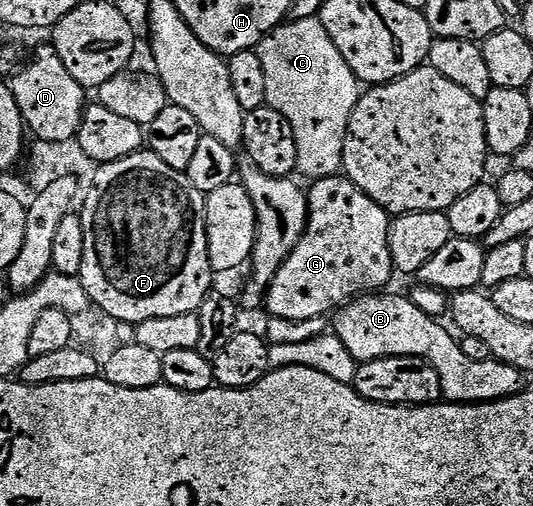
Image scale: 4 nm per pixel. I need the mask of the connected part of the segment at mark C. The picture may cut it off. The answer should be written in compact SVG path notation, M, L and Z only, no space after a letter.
M319 17L292 21L288 20L277 26L259 44L258 53L262 60L262 68L266 72L264 101L278 112L282 112L294 128L294 138L298 144L297 171L301 175L304 173L308 180L330 178L339 175L344 165L348 125L354 108L360 103L362 83L352 71L352 65L344 59L342 52L334 44Z

